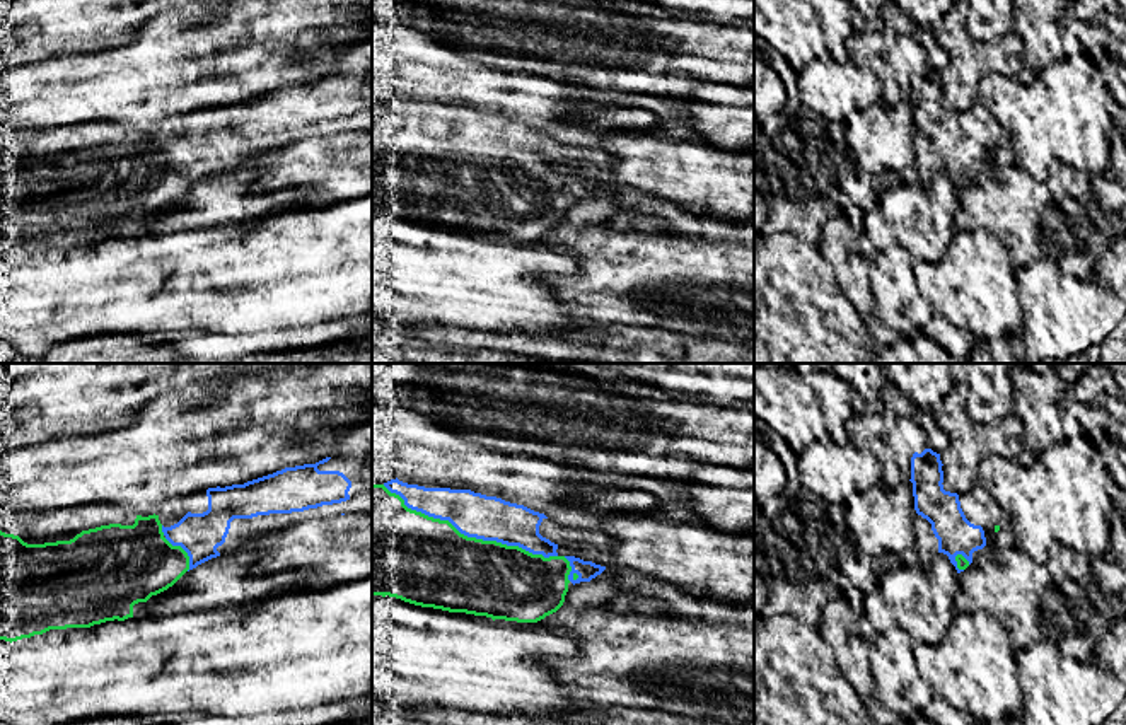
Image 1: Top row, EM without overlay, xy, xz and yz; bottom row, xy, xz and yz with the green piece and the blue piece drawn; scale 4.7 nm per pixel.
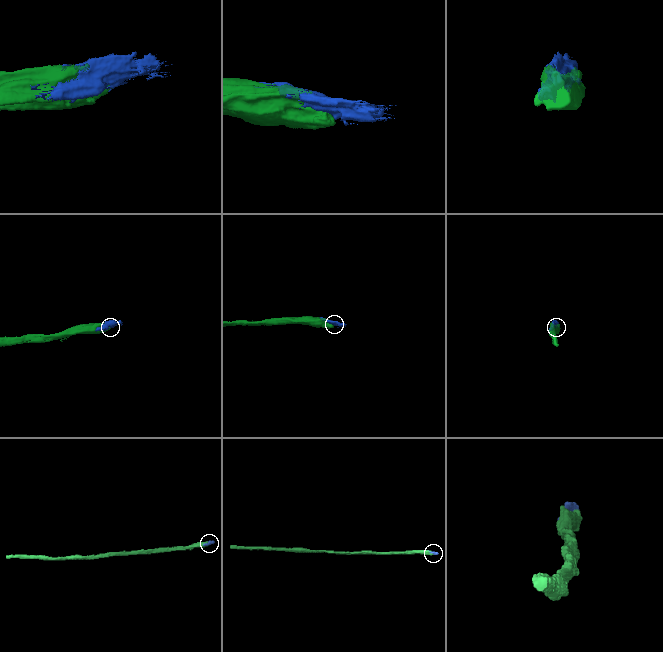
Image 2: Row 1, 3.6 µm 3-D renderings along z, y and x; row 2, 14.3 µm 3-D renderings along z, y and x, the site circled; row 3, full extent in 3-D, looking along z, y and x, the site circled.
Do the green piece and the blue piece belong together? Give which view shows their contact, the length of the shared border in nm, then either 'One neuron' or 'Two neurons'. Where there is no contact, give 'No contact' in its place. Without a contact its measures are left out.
Touches green in xz. Shared border 900 nm. One neuron

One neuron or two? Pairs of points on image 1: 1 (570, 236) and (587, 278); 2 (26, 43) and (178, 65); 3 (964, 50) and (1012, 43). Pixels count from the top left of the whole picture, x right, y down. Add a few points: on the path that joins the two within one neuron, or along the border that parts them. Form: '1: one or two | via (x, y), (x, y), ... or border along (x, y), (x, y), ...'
1: one | via (580, 246), (587, 253), (587, 268)
2: two | border along (116, 46), (89, 52), (60, 52), (38, 60)
3: one | via (976, 52), (1000, 52)

